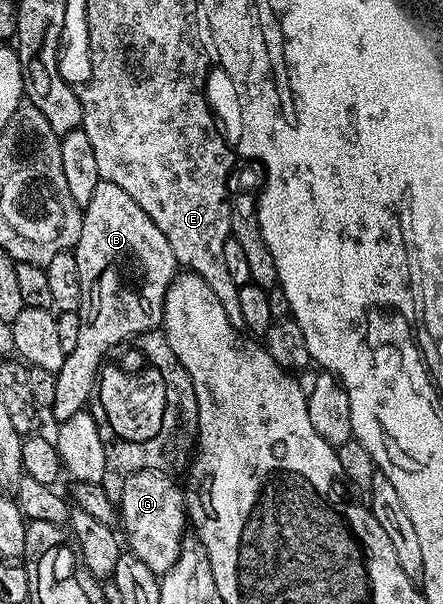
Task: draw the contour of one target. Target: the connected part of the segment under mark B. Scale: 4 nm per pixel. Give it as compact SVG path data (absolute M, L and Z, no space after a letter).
M100 179L89 205L83 208L81 237L73 250L77 257L77 270L81 272L81 305L78 309L81 333L77 337L77 349L68 351L61 369L55 372L57 390L49 411L50 414L55 414L56 424L69 421L69 417L85 410L88 406L87 398L90 395L92 398L96 390L99 372L108 358L106 355L118 343L131 338L134 340L146 331L156 330L162 324L165 293L177 274L175 254L169 241L165 241L165 233L153 225L149 213L145 213L137 201L133 201L125 189L113 185L113 181Z

